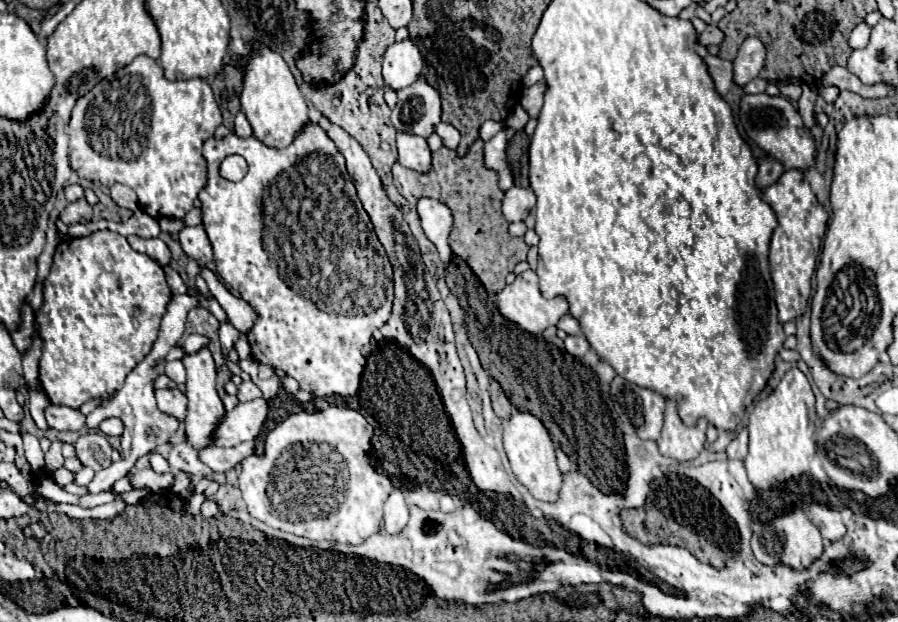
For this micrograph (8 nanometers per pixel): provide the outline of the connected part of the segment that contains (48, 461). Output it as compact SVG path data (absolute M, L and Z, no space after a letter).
M54 441L50 448L45 453L45 467L50 471L55 471L60 468L64 464L64 457L62 457L61 453L62 443L58 443L58 441Z

